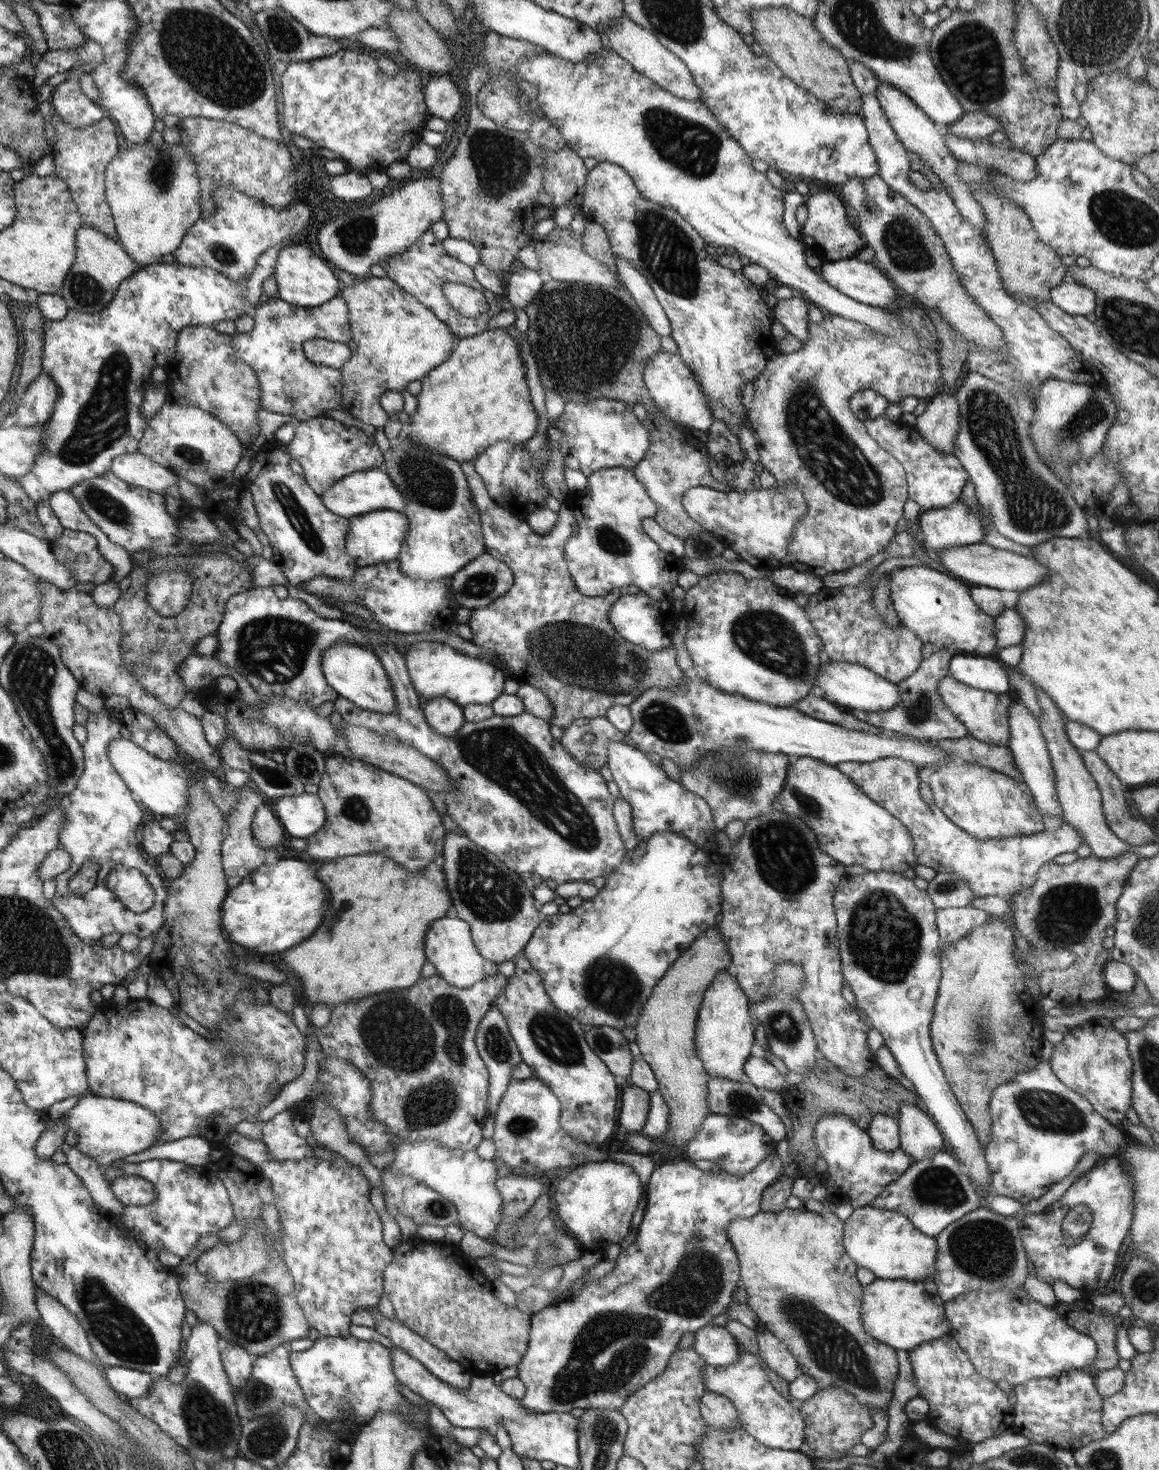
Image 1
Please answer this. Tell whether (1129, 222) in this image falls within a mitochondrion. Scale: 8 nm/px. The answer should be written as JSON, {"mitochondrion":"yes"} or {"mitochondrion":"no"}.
{"mitochondrion":"yes"}

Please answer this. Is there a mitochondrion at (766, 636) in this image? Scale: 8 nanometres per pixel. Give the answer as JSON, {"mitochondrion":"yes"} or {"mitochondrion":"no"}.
{"mitochondrion":"yes"}

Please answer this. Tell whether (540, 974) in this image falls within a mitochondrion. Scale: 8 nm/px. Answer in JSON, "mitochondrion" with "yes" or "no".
{"mitochondrion":"no"}

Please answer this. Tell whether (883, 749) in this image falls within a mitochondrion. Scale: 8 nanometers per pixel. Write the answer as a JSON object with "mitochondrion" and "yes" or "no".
{"mitochondrion":"no"}

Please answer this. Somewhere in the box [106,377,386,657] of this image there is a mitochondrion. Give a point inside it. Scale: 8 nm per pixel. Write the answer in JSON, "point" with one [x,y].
{"point":[295,514]}

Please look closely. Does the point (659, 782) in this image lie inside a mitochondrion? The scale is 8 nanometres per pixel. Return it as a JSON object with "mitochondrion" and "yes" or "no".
{"mitochondrion":"no"}

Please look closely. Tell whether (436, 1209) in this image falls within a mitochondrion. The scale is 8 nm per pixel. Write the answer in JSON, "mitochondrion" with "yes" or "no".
{"mitochondrion":"yes"}

